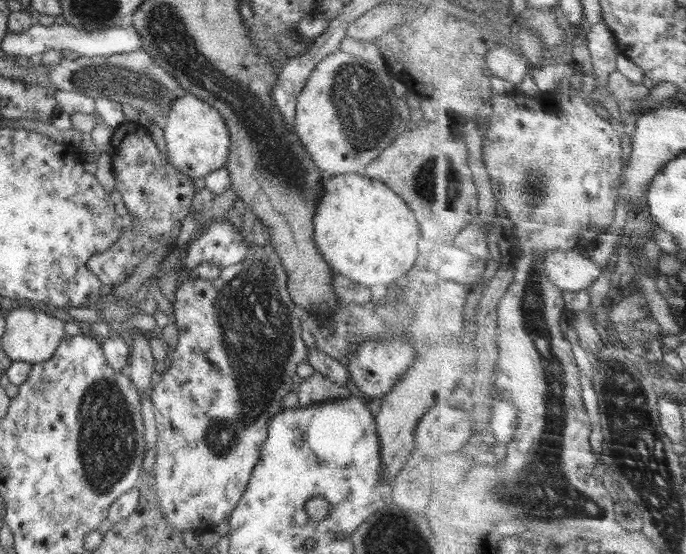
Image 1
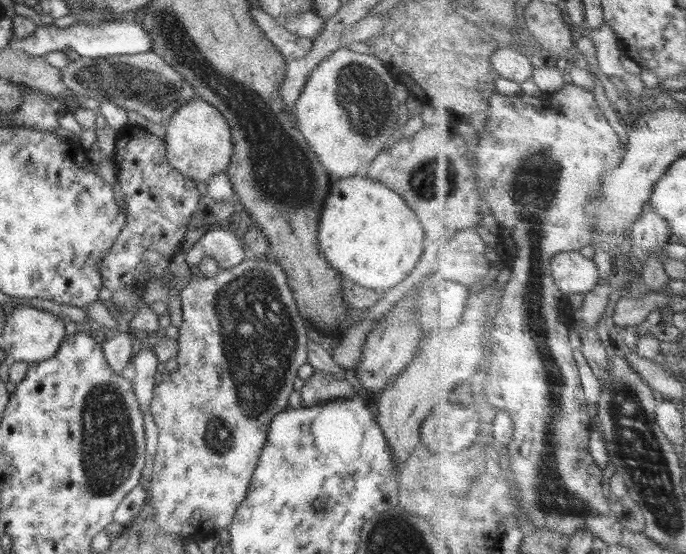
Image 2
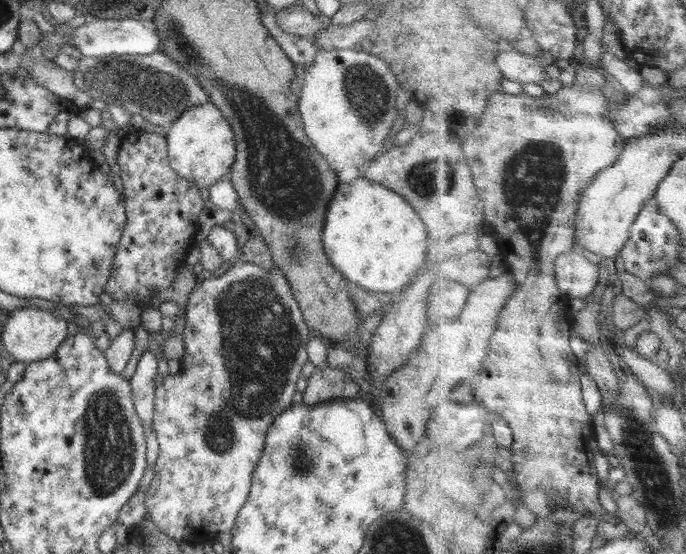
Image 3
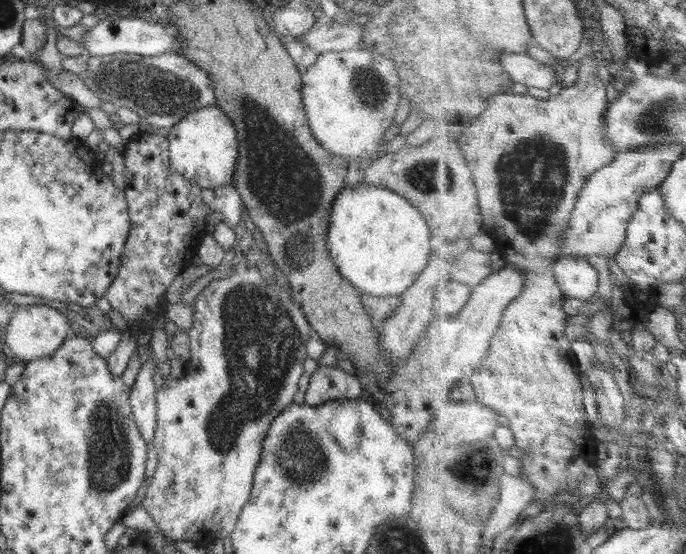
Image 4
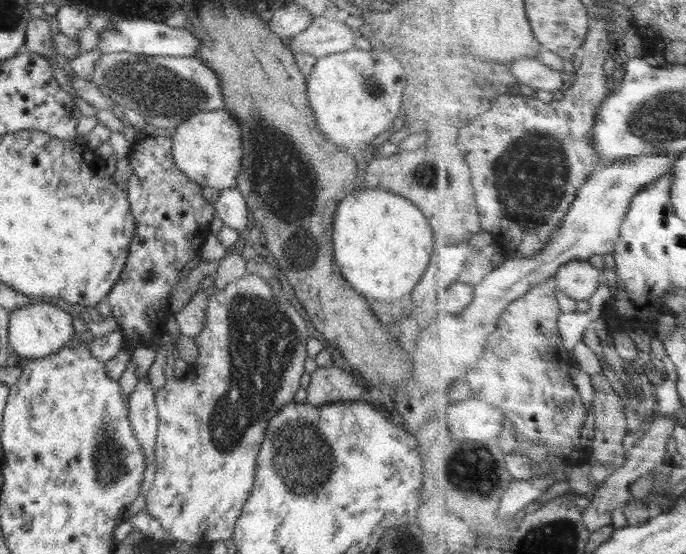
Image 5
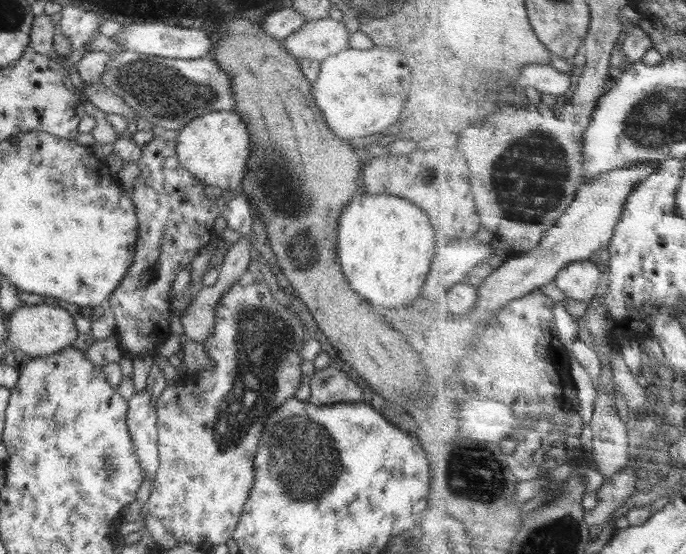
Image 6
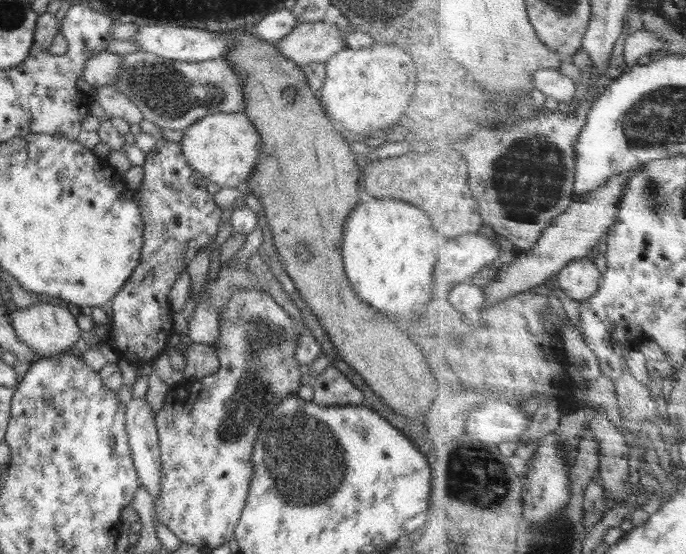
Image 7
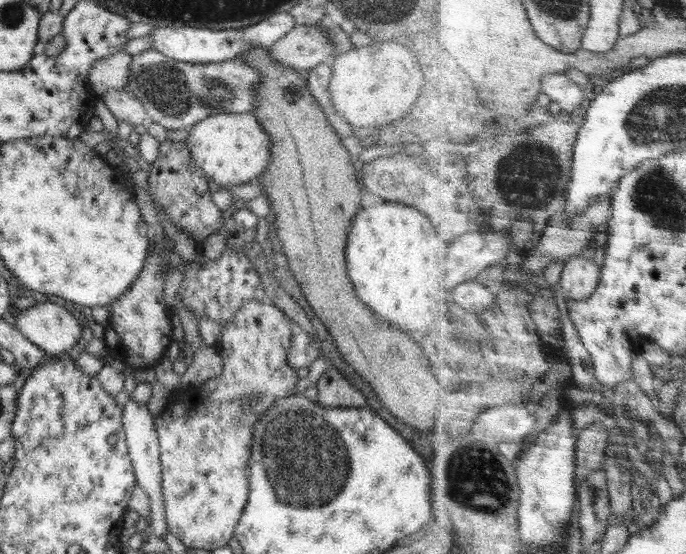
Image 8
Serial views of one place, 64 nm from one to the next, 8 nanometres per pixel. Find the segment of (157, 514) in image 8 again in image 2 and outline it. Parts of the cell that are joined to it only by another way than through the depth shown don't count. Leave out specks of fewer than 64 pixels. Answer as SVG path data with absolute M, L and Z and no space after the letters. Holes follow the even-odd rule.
M138 350L132 360L134 376L131 385L143 414L151 407L158 364L157 357L150 351Z

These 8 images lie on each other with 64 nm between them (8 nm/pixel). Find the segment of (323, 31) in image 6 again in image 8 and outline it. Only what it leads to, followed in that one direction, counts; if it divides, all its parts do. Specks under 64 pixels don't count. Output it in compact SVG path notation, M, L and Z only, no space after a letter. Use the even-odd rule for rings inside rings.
M295 26L269 48L273 59L304 73L335 54L335 46L318 26Z

